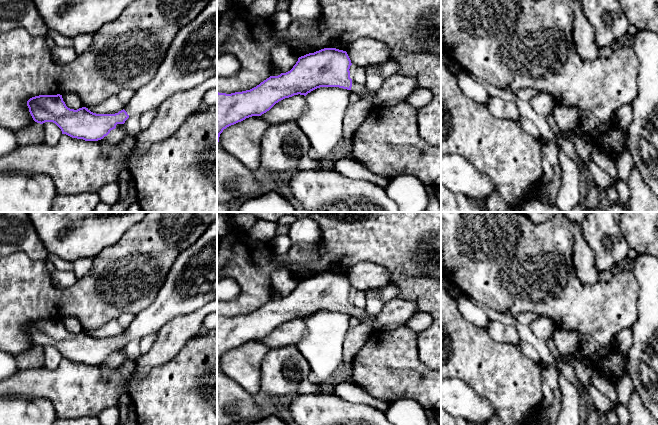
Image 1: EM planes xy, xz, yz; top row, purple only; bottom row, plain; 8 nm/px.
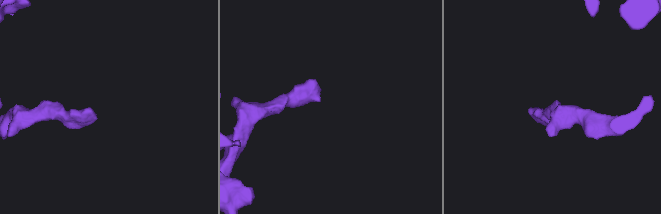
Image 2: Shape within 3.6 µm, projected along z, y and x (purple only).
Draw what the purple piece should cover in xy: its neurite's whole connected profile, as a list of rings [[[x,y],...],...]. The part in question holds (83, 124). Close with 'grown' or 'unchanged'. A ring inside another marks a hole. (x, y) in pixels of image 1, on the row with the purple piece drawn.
[[[211,0],[203,11],[191,22],[179,30],[173,38],[167,53],[154,78],[135,91],[123,110],[115,114],[96,114],[88,108],[70,109],[62,95],[39,95],[30,98],[27,106],[33,120],[43,124],[55,123],[72,138],[85,141],[98,141],[107,136],[117,124],[134,115],[141,115],[149,110],[156,110],[161,103],[172,95],[193,89],[217,74],[217,0]]]; grown

